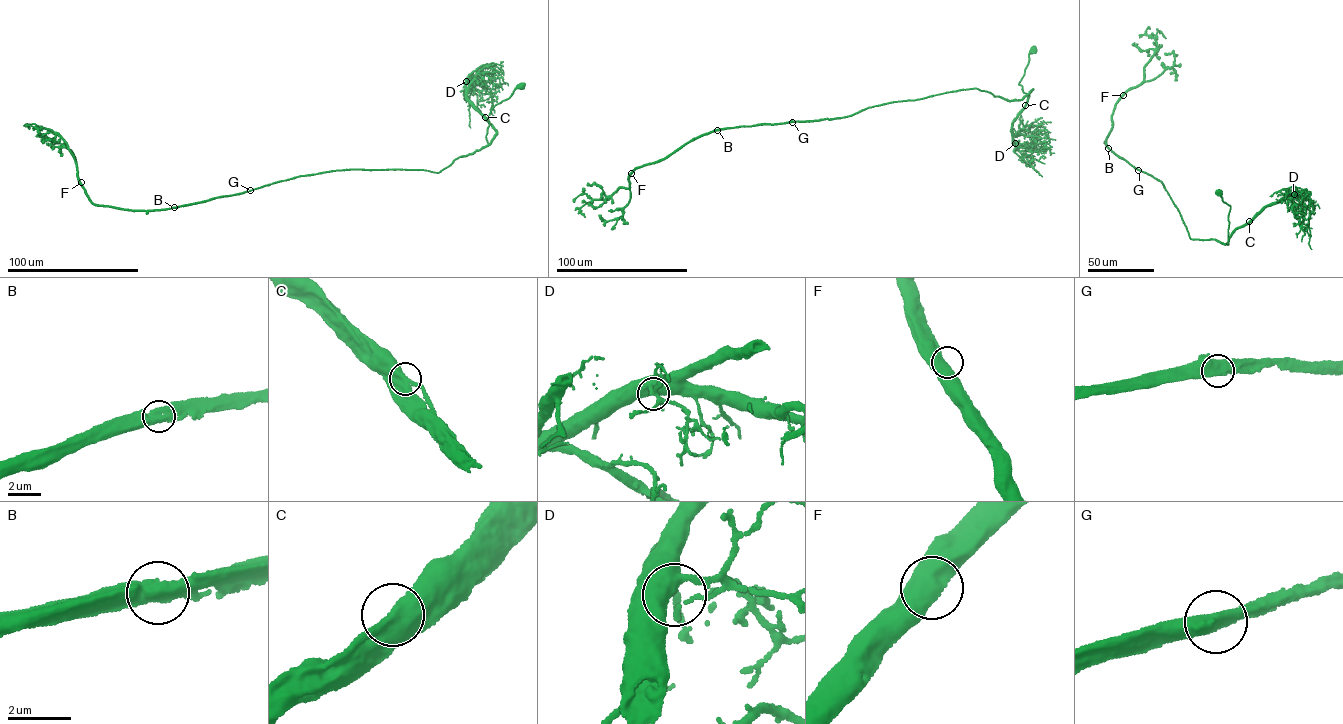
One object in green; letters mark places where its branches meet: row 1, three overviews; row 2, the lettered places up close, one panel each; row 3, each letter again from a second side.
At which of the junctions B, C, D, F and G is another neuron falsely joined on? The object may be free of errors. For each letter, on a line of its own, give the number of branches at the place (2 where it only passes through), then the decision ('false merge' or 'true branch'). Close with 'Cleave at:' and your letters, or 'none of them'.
B: 2 branches meet; true branch
C: 2 branches meet; true branch
D: 2 branches meet; true branch
F: 2 branches meet; true branch
G: 2 branches meet; true branch
Cleave at: none of them

